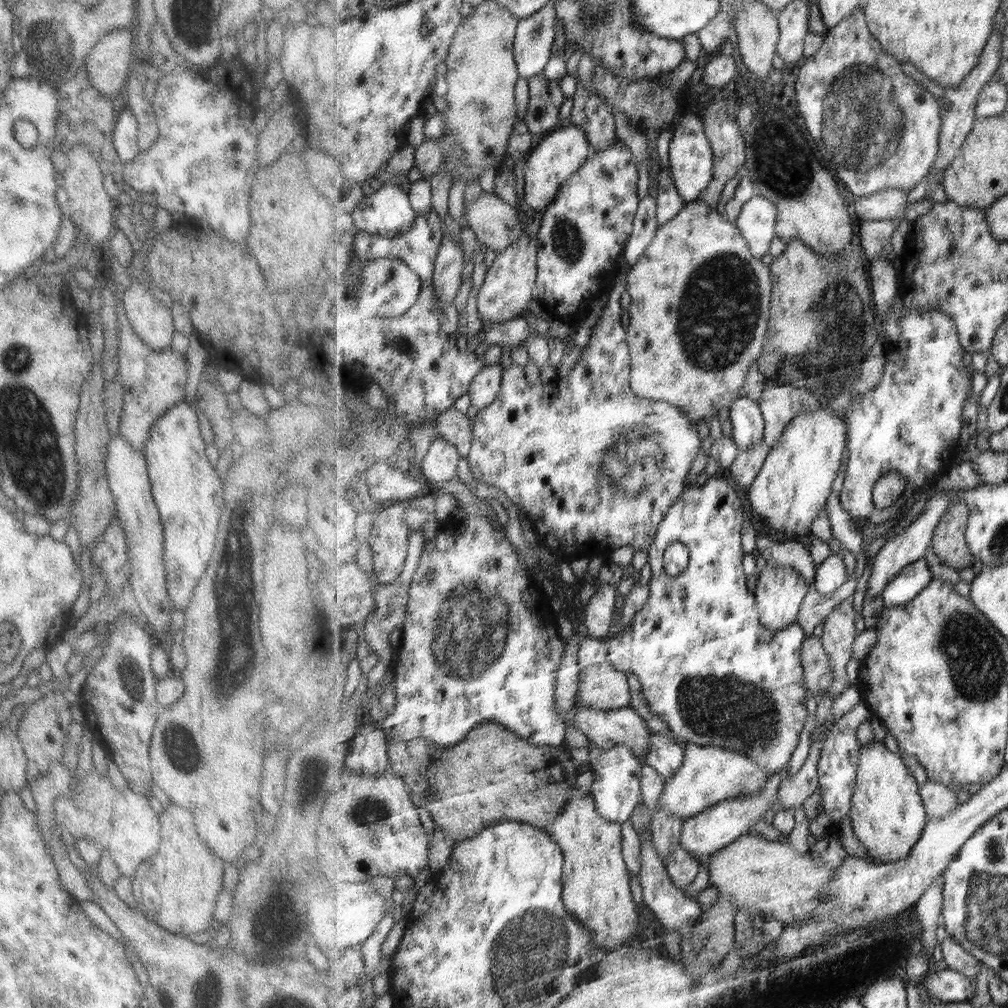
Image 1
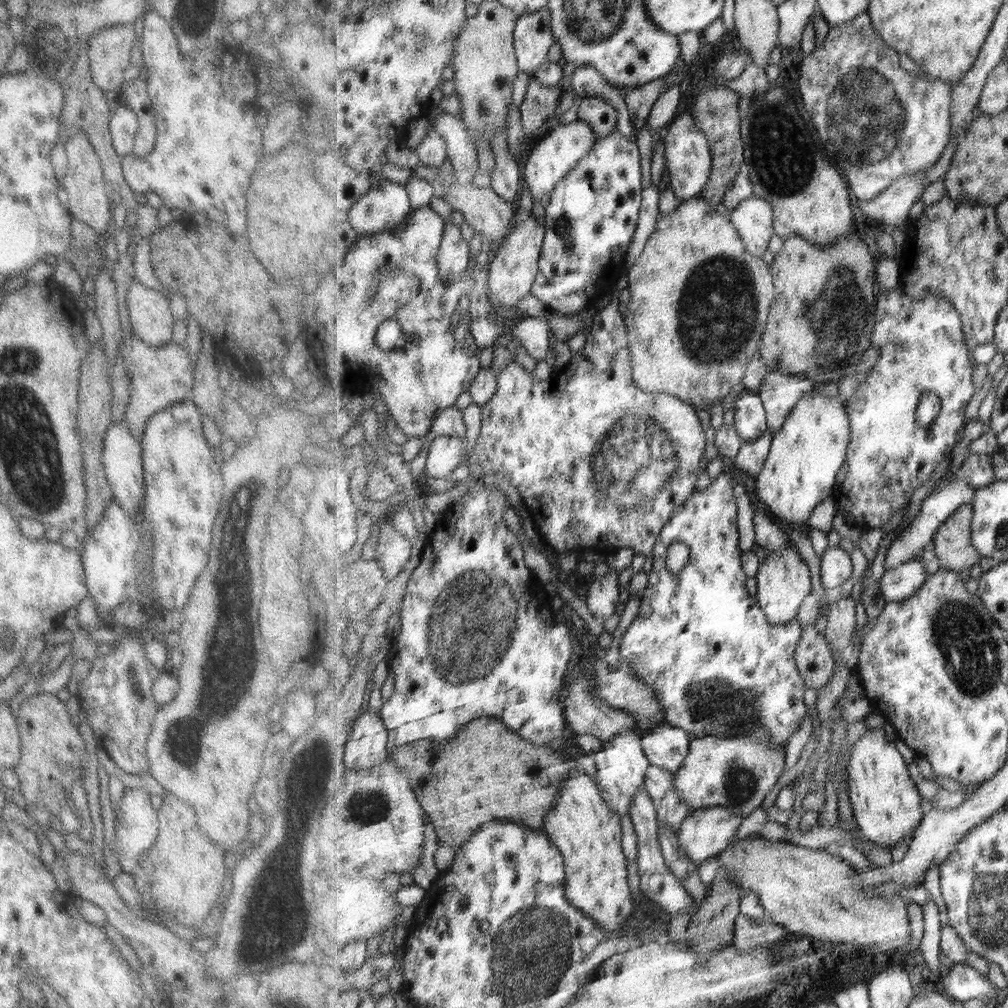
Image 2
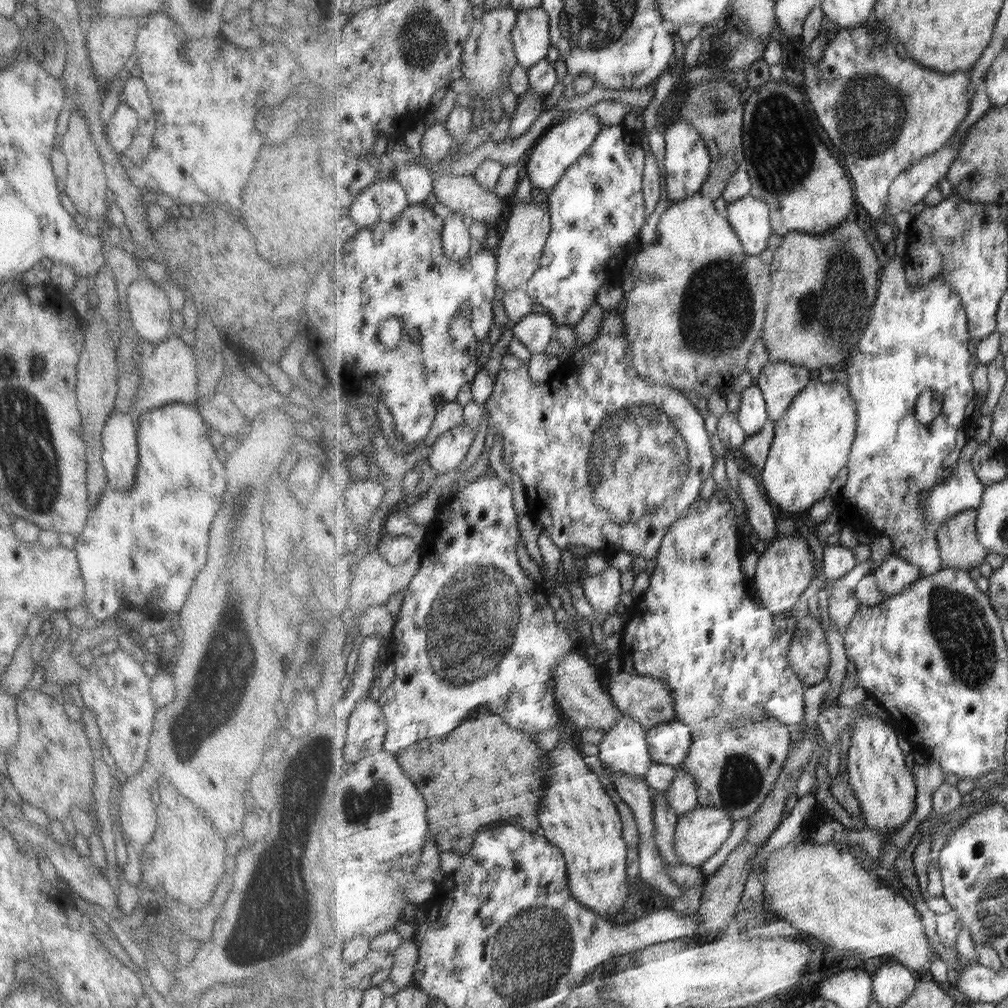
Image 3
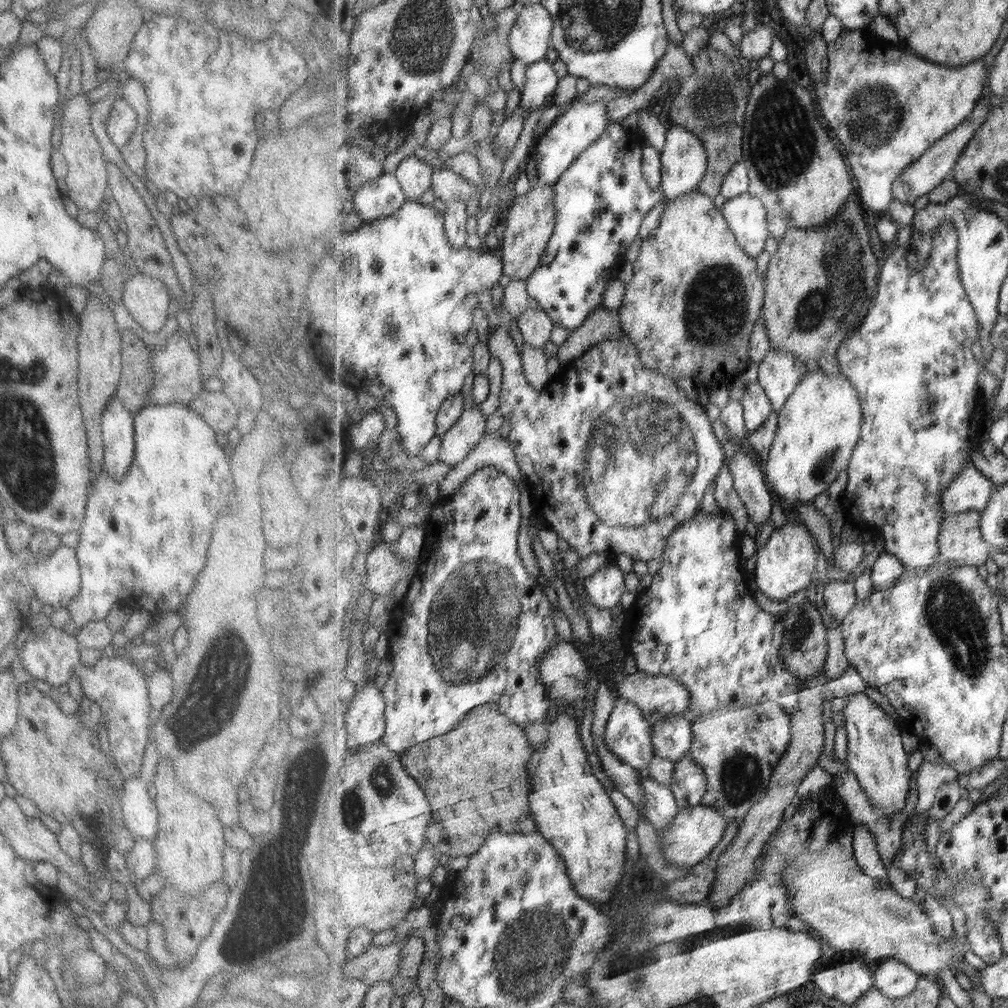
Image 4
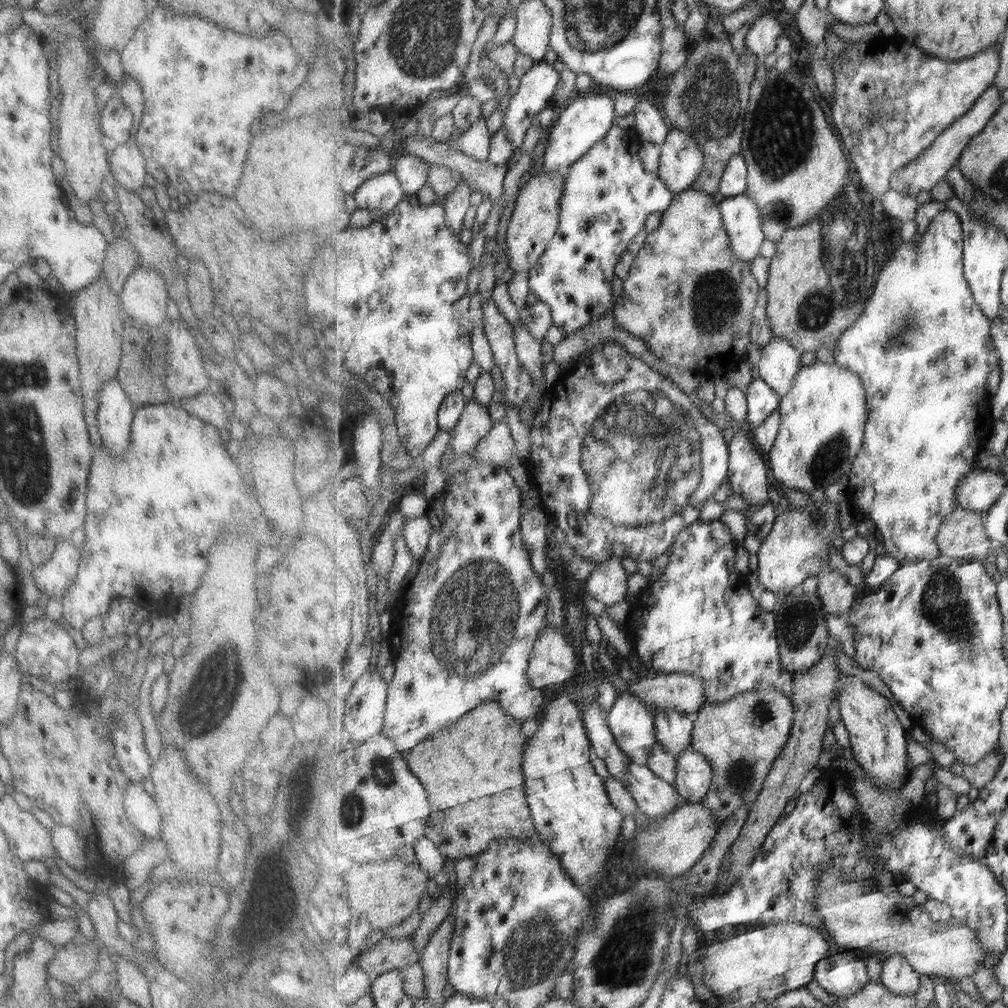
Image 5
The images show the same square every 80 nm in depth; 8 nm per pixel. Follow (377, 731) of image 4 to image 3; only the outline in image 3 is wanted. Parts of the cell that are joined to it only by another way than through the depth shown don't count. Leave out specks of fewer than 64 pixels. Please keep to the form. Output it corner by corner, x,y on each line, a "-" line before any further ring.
366,698
348,722
348,735
344,757
348,763
357,764
364,756
377,754
384,749
388,720
383,714
379,699

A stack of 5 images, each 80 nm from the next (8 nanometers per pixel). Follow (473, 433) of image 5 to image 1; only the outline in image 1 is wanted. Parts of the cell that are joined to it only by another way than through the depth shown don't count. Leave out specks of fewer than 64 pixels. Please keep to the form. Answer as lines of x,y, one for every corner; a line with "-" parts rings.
440,437
431,444
425,460
420,464
421,474
433,485
453,480
457,476
457,464
461,460
457,447
449,445

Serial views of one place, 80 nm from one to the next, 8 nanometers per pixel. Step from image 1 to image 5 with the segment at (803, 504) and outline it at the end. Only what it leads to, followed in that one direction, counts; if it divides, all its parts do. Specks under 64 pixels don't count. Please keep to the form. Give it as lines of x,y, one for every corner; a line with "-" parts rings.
815,360
812,365
802,367
792,392
780,400
781,429
773,449
766,453
776,488
797,489
811,496
813,490
837,483
843,475
848,476
853,461
865,444
865,429
869,422
869,404
863,379
836,361
829,365

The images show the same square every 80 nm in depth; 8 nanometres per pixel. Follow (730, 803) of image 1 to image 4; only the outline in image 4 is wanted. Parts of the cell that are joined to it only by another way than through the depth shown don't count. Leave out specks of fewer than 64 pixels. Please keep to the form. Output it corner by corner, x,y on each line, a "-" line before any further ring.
703,803
681,808
672,825
664,834
659,835
663,857
669,863
675,864
674,866
683,866
687,869
701,864
721,844
730,823
731,821
720,810
705,806

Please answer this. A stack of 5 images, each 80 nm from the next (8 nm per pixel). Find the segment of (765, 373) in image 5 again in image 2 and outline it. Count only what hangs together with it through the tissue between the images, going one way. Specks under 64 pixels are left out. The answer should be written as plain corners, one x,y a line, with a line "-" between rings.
779,370
765,375
758,395
764,402
768,430
773,436
783,428
801,399
810,396
816,389
817,386
803,375
785,374

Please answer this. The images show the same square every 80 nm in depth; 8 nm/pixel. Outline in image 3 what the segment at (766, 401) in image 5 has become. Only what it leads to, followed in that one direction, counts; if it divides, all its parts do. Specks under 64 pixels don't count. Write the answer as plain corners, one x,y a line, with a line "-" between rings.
758,384
751,385
741,392
739,423
747,437
759,433
769,422
769,412
765,395

